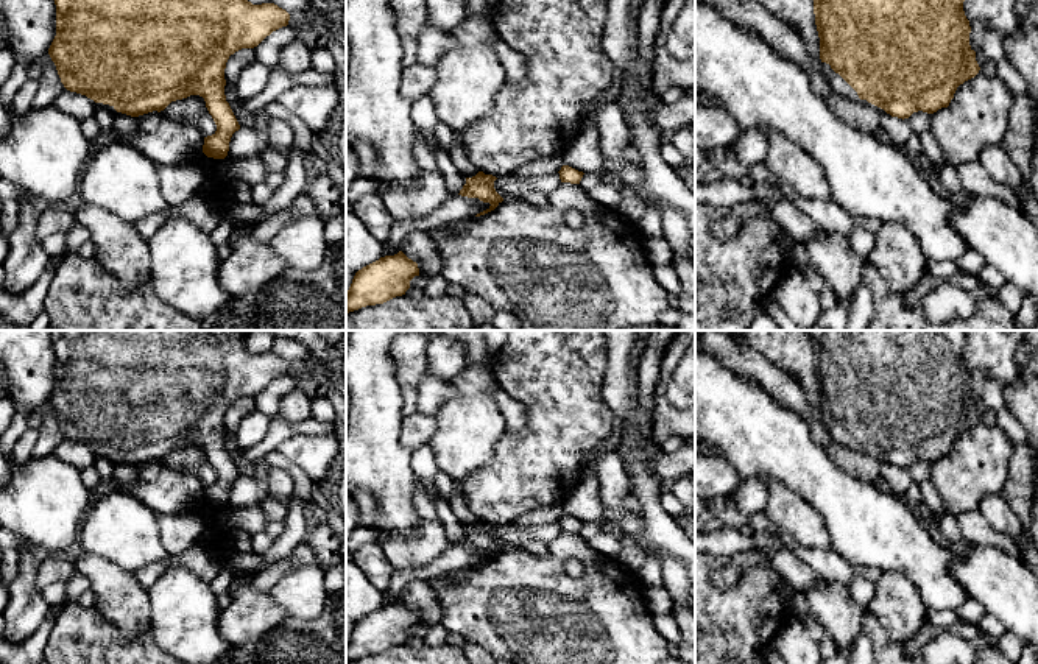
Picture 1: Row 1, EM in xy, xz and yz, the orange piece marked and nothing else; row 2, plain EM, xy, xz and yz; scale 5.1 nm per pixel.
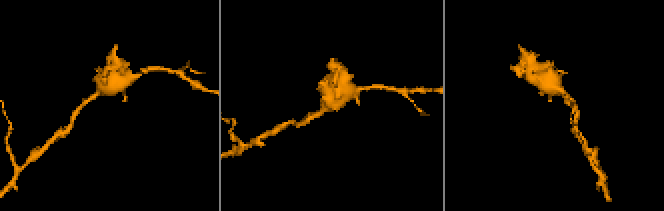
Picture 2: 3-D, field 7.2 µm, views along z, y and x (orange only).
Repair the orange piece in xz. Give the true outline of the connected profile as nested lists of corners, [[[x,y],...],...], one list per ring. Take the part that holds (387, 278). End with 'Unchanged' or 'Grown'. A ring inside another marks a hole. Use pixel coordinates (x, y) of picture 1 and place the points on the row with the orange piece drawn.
[[[402,251],[380,257],[355,273],[346,291],[346,313],[405,295],[415,276],[419,276],[418,263]]]. Unchanged

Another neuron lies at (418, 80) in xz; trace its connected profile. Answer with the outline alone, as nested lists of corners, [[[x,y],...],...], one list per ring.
[[[415,62],[402,70],[401,92],[413,103],[429,95],[436,79],[436,67]]]

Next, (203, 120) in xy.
[[[207,109],[196,114],[190,125],[195,125],[204,137],[212,136],[217,131],[217,125]]]

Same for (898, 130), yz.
[[[881,109],[879,122],[882,129],[890,136],[890,140],[895,147],[904,148],[909,137],[912,136],[912,128],[907,118],[898,118],[887,114]]]

